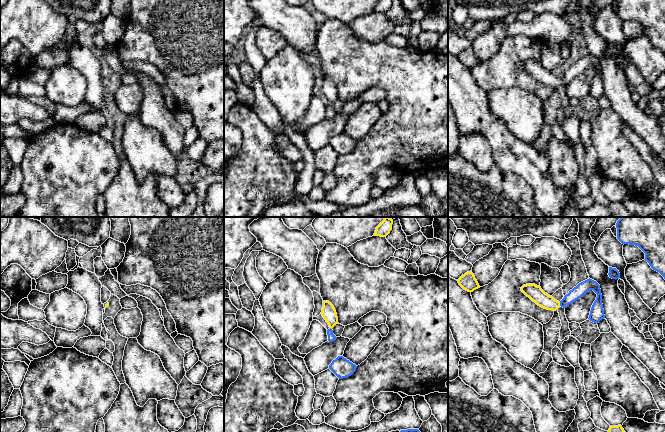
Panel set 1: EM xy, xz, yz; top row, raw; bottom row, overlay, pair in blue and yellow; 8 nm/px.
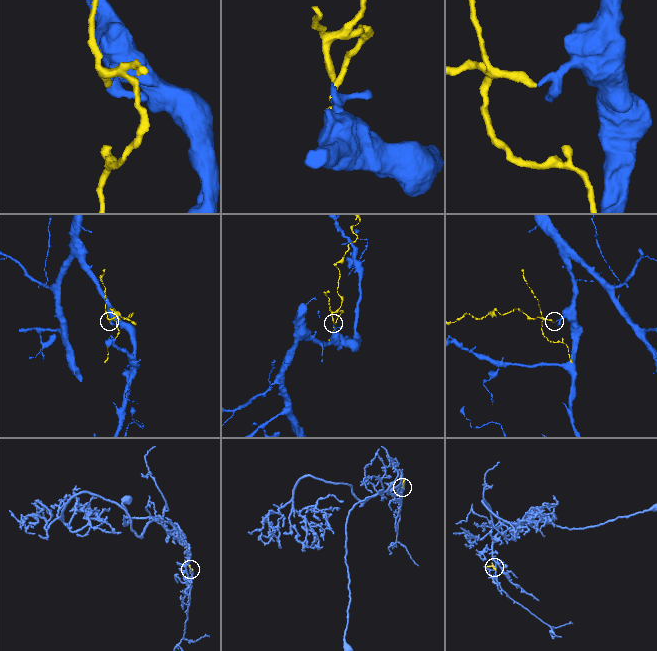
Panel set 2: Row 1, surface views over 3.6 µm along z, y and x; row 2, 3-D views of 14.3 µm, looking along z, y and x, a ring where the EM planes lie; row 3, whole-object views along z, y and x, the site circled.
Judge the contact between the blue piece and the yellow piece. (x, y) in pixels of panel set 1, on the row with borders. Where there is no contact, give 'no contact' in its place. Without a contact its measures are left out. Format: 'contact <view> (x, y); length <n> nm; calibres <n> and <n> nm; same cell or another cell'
contact yz (560, 304); length 30 nm; calibres 100 and 120 nm; same cell

